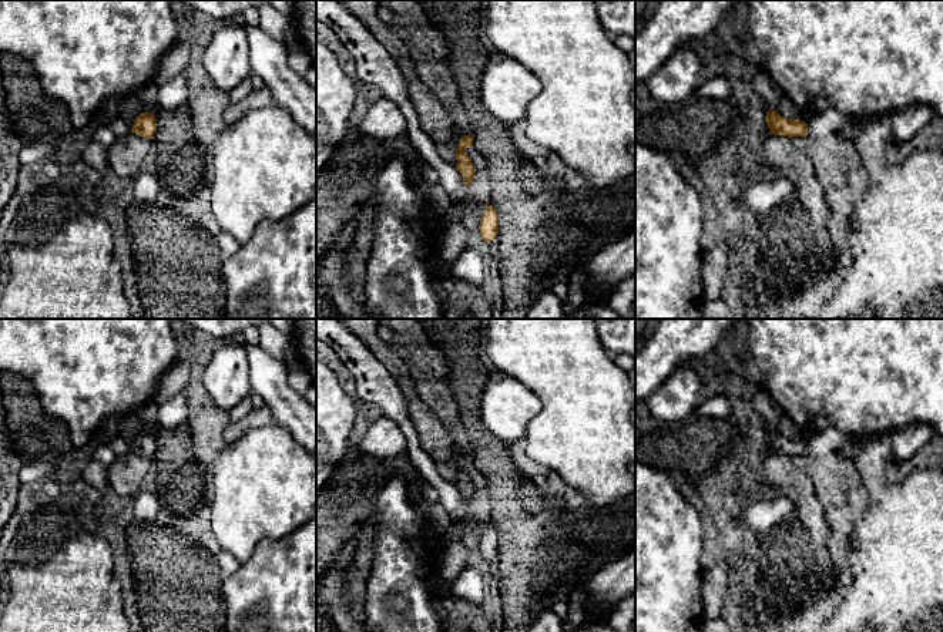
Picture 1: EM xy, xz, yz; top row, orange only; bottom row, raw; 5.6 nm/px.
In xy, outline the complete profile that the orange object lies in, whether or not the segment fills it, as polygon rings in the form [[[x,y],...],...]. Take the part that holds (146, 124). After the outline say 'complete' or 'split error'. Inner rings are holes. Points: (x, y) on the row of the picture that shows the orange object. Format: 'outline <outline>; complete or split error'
outline [[[141,112],[134,120],[134,127],[132,127],[131,131],[135,135],[152,139],[152,137],[157,132],[157,120],[155,120],[155,115],[154,114],[148,114],[148,112]]]; complete

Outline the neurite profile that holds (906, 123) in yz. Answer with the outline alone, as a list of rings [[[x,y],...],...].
[[[930,105],[905,107],[889,117],[893,142],[912,142],[920,130],[936,117]]]

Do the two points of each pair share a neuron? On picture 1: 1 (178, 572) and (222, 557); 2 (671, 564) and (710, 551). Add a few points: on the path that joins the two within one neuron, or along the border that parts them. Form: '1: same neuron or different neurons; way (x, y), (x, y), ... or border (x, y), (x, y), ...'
1: different neurons; border (214, 555), (220, 571), (225, 577)
2: different neurons; border (701, 520), (701, 555), (704, 562)

